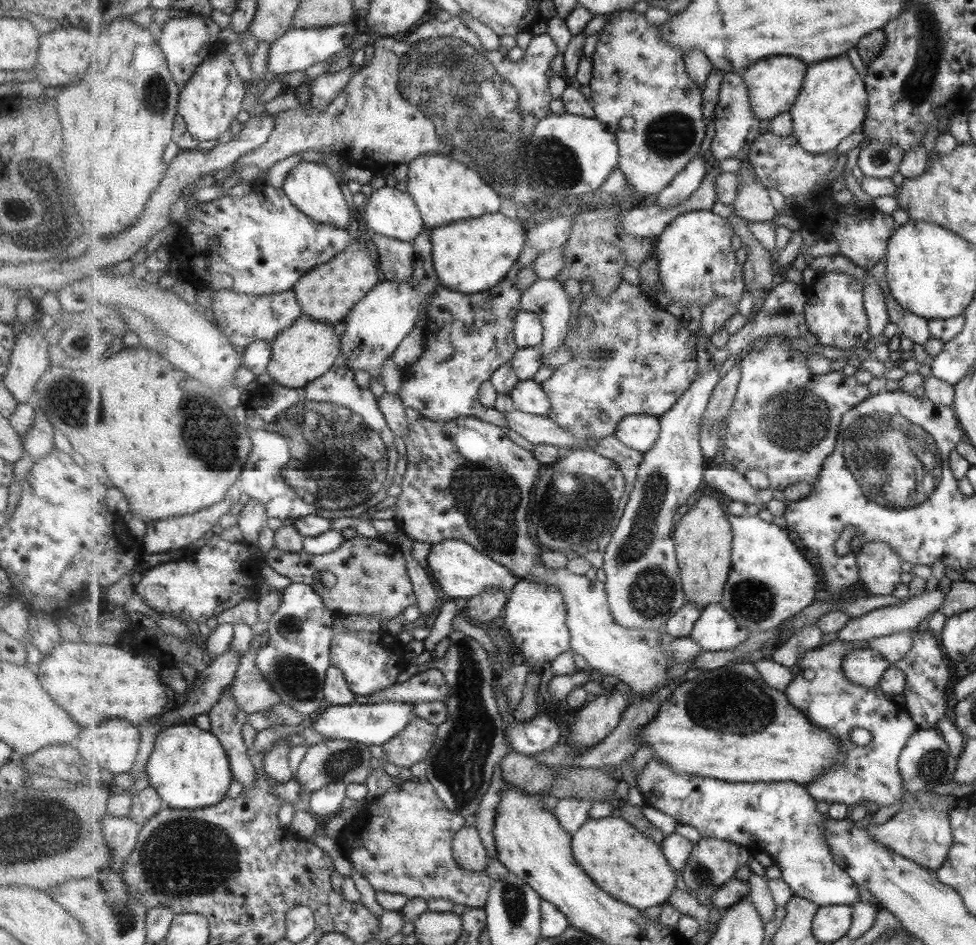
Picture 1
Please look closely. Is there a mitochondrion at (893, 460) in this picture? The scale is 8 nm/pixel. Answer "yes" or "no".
yes

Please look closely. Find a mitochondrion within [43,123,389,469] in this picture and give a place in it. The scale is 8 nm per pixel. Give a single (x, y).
(74, 404)

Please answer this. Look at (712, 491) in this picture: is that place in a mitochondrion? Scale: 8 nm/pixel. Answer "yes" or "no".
no

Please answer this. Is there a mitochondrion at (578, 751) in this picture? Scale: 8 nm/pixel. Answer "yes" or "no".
no

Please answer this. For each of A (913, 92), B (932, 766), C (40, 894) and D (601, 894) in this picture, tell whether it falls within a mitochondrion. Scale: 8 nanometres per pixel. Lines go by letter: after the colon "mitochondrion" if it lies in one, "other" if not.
A: mitochondrion
B: mitochondrion
C: other
D: other

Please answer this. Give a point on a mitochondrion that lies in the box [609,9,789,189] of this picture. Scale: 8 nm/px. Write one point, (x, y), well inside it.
(672, 134)

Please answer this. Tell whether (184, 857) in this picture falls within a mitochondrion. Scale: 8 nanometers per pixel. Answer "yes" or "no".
yes

